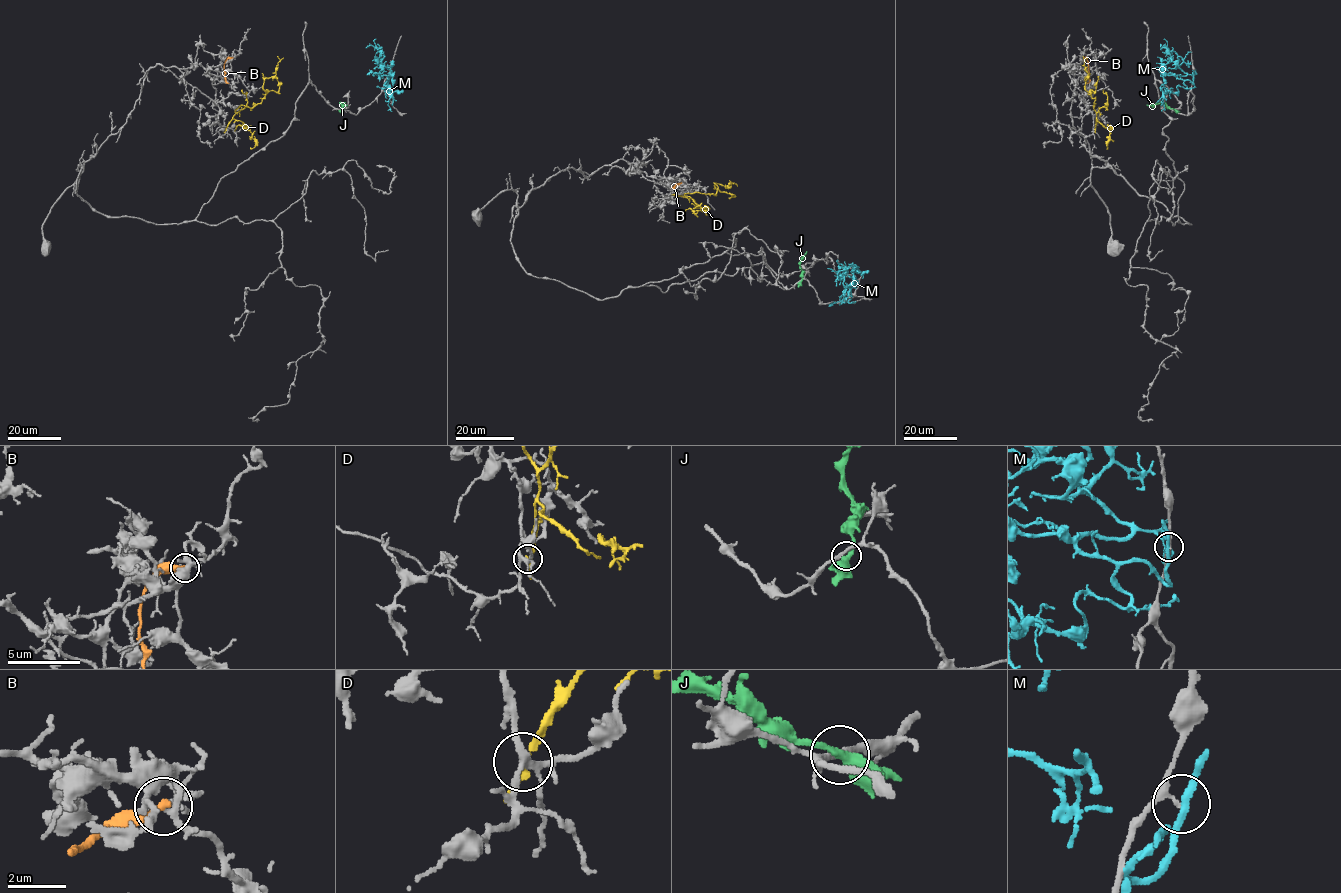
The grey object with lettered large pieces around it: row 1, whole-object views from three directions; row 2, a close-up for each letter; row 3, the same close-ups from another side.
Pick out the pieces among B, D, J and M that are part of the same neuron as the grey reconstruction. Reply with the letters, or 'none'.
none

